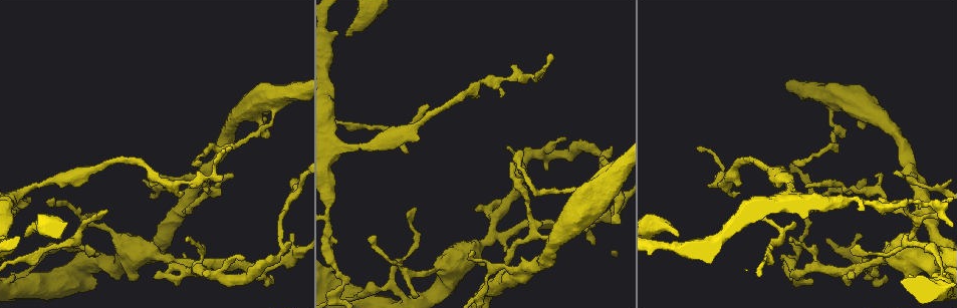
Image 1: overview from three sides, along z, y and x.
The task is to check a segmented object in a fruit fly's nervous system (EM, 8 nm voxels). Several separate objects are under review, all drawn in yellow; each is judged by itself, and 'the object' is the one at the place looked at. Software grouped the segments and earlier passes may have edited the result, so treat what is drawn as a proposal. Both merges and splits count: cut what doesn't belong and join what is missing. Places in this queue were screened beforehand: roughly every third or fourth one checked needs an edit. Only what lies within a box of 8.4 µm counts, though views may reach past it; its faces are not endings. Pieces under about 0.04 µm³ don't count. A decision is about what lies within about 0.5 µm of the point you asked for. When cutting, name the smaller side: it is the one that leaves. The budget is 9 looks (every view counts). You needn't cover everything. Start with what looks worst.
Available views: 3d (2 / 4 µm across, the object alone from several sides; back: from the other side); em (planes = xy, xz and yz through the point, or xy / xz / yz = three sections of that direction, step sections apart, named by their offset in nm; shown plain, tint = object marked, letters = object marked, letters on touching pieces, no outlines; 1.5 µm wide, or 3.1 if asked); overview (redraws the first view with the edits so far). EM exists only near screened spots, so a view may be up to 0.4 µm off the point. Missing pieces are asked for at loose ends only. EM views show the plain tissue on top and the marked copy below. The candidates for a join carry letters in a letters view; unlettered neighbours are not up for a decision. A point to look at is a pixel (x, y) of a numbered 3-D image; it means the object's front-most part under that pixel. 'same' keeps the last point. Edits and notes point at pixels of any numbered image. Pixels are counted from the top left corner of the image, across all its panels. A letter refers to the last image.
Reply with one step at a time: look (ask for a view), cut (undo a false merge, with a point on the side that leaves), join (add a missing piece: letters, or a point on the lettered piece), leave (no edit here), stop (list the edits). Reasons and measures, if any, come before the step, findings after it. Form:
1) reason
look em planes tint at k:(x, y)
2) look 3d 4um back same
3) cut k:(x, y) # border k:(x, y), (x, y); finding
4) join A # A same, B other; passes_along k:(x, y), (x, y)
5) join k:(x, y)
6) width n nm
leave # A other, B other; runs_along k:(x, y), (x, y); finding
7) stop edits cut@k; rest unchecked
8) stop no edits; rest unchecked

sharp bend
look 3d 4um at 1:(834, 104)

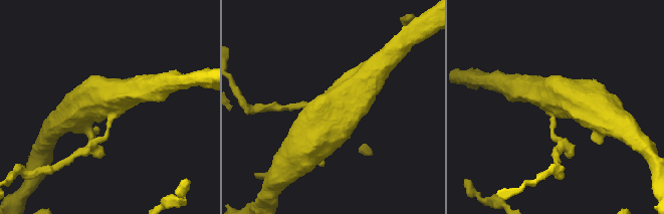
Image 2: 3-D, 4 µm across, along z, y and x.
shape alone is not enough
look em yz step 4 tint at 2:(108, 104)

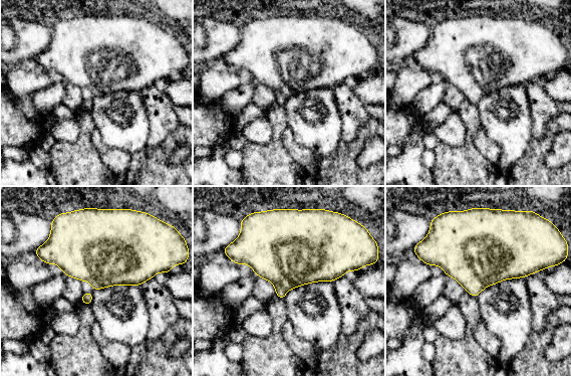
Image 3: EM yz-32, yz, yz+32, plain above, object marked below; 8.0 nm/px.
cut it another way
look em xy step 8 letters same

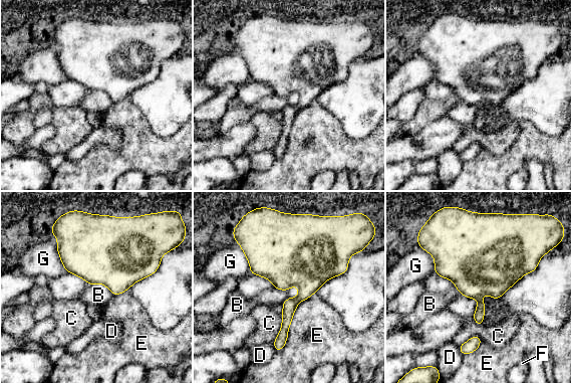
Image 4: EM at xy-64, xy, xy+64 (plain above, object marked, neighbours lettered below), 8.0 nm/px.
longest_contact E 480 nm
leave # B other, C other, D other, E other, F other, G other; border 4:(88, 283), (102, 283), (113, 296); continuous, no second neuron

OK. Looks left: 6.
sudden change in width
look em xy step 4 tint at 1:(519, 270)

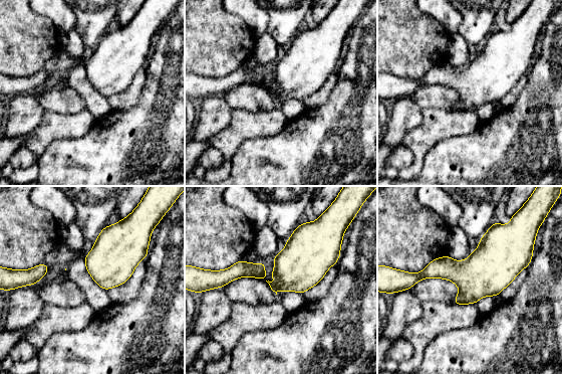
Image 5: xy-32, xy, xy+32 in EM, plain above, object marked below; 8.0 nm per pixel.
look em planes letters same

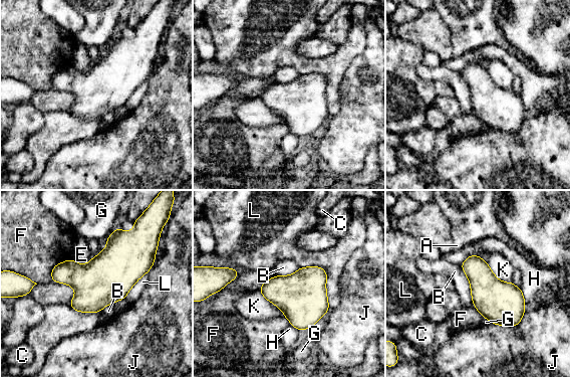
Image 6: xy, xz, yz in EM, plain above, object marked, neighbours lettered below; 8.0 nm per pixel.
leave # A other, B other, C other, E other, F other, G other, H other, J other, K other, L other; border 6:(460, 263), (470, 285), (474, 306); one neuron here

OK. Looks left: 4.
branch stops here
look em planes letters at 1:(788, 239)

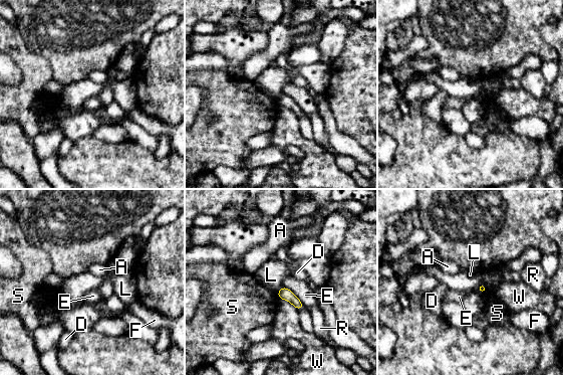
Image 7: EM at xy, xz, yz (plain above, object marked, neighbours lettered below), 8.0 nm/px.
leave # A other, D other, E other, F other, L other, R other, S other, W other; border 7:(482, 282), (476, 290); no lettered piece goes on from it

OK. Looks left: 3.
an open end
look em planes letters at 1:(700, 145)

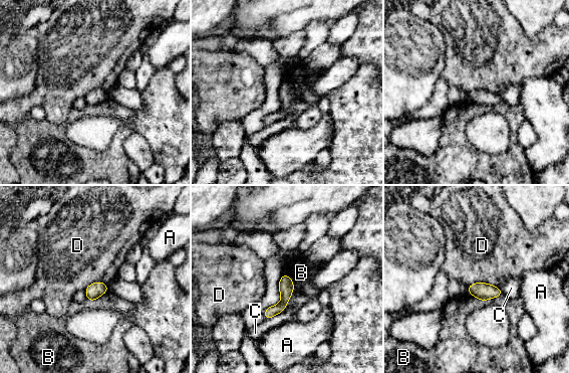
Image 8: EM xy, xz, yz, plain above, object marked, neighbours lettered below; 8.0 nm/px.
width 120 nm
leave # A other, B other, C other, D other; runs_along 8:(284, 276), (284, 302), (266, 316); none of them fits

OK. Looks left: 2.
stop no edits; rest unchecked

